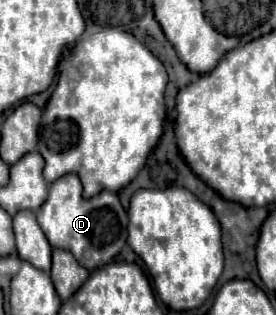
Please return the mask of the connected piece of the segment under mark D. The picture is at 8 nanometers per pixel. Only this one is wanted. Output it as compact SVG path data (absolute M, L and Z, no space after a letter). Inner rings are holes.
M64 175L50 183L50 195L36 213L38 223L52 247L70 251L82 267L94 271L110 263L126 245L128 217L116 193L102 191L92 199L82 197L82 183L76 175Z

